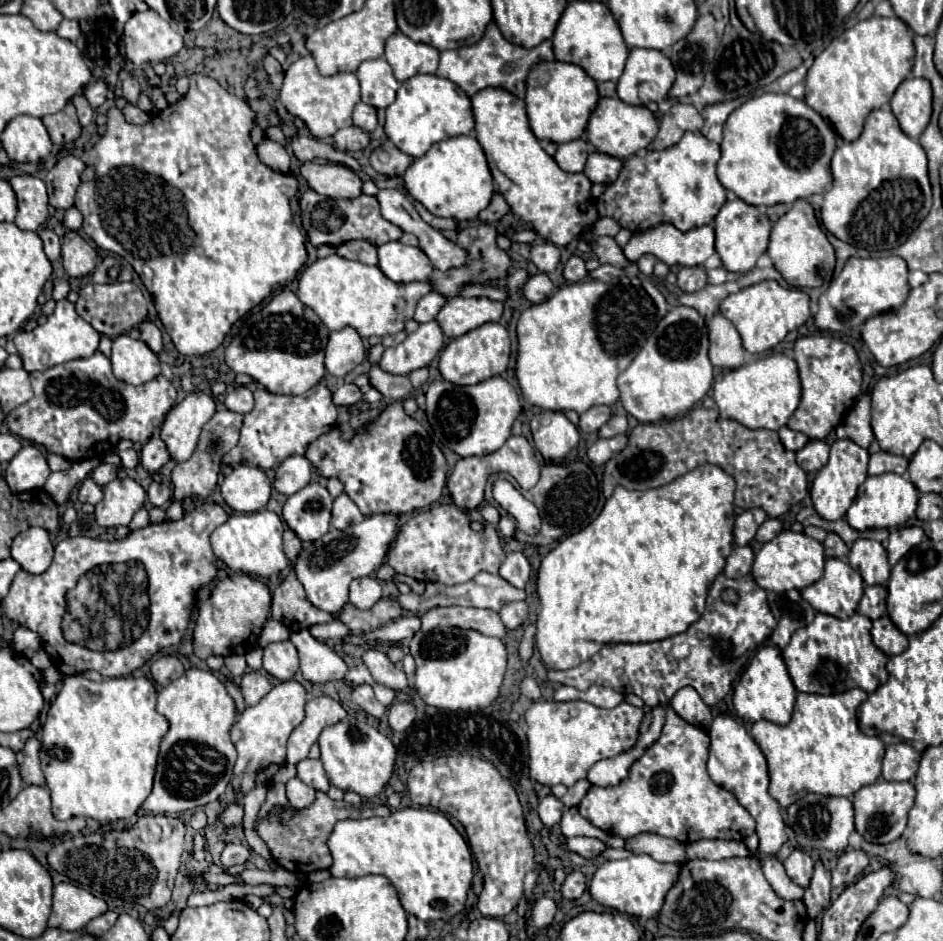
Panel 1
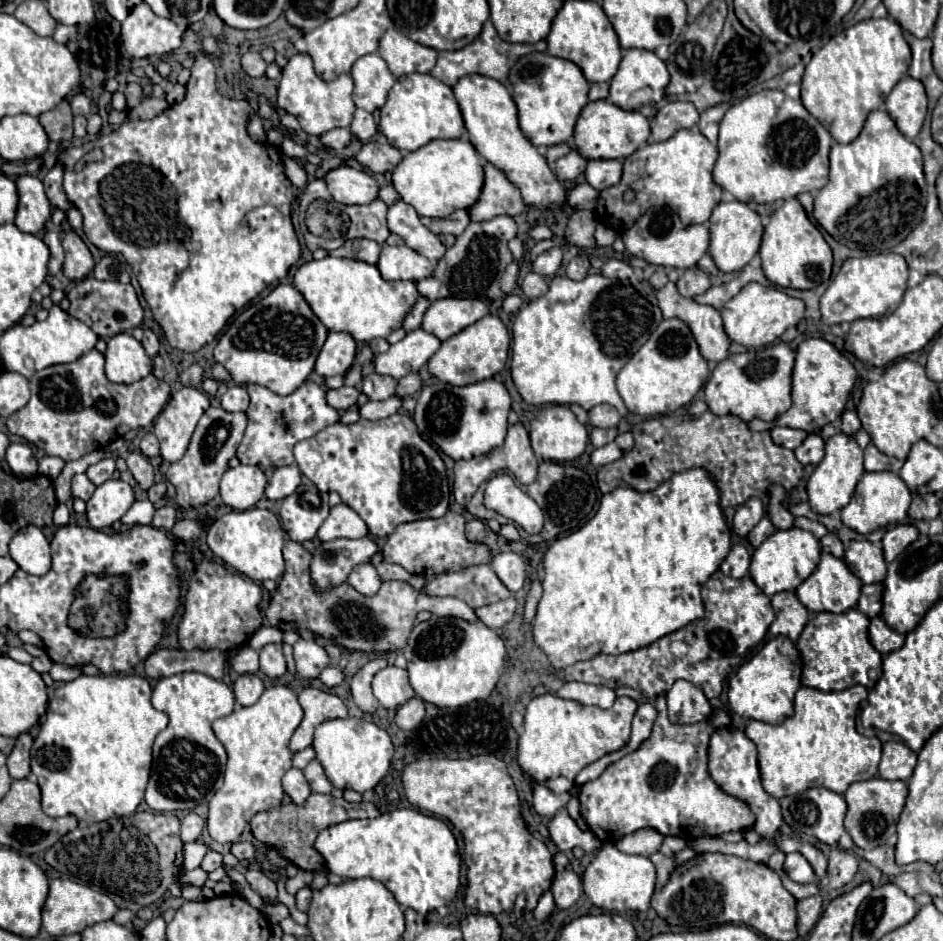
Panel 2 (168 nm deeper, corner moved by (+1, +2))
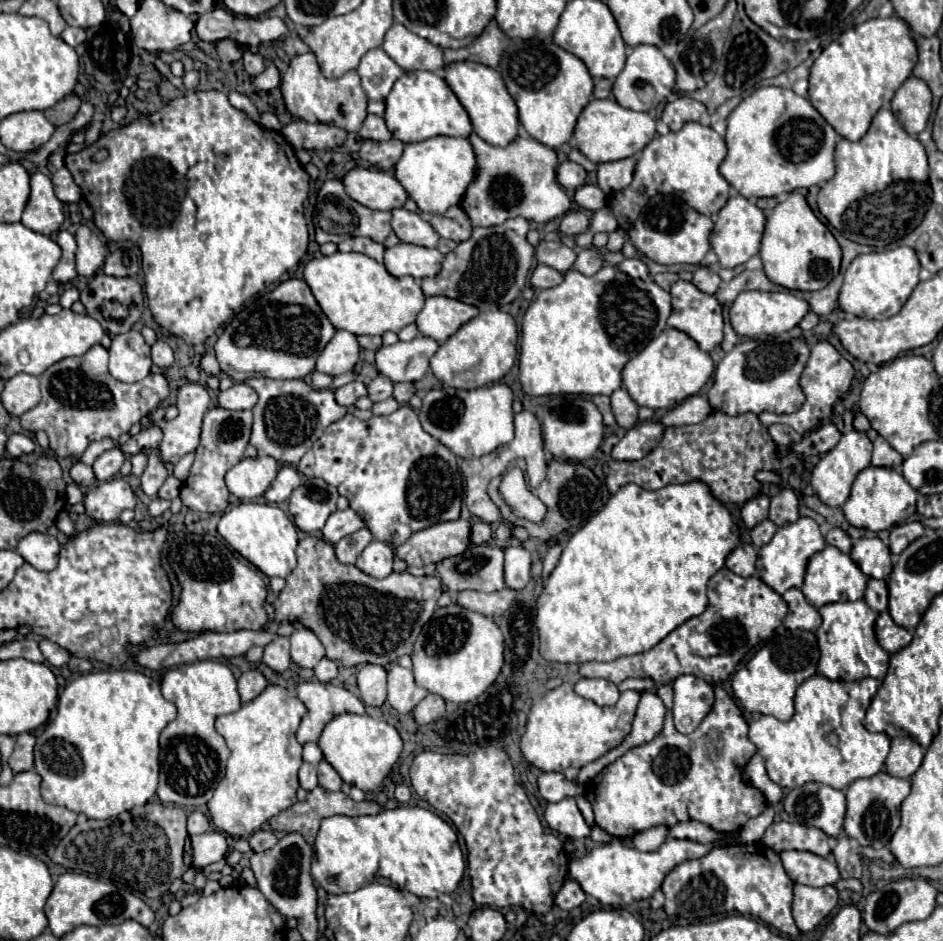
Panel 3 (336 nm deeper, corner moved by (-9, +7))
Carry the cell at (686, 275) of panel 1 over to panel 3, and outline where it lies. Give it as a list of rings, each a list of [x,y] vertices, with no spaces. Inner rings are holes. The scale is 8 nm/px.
[[[698,267],[696,269],[696,273],[694,273],[694,279],[692,279],[692,283],[700,289],[700,291],[704,291],[704,293],[716,293],[716,289],[720,287],[720,283],[722,283],[722,279],[718,277],[718,273],[716,271],[712,271],[710,267]]]

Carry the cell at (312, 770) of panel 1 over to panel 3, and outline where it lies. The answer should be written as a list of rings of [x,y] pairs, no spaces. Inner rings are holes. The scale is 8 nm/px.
[[[328,761],[318,763],[318,785],[328,791],[340,791],[342,777],[336,773],[336,769]]]

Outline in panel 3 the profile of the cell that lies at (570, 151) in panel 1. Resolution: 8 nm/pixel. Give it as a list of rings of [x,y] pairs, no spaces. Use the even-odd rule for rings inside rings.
[[[564,161],[556,171],[556,179],[564,189],[578,189],[586,181],[586,169],[578,163]]]

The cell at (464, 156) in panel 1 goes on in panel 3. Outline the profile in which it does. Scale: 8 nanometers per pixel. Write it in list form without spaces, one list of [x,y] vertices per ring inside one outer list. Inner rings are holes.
[[[432,137],[420,143],[408,143],[396,163],[396,179],[416,201],[420,211],[442,215],[448,207],[458,205],[468,185],[478,175],[474,149],[466,137]]]

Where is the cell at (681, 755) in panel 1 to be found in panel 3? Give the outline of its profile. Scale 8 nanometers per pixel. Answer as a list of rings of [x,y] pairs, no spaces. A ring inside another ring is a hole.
[[[660,685],[656,695],[666,705],[662,733],[608,765],[586,783],[596,825],[618,839],[630,839],[654,825],[676,825],[688,819],[702,821],[716,831],[740,831],[744,823],[766,809],[762,793],[742,781],[742,767],[756,753],[748,739],[748,723],[734,699],[718,685],[712,711],[690,735],[682,735],[672,723],[672,685]],[[664,767],[668,769],[664,773]]]

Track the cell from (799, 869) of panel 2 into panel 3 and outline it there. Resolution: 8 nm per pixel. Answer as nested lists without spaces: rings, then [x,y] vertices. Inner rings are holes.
[[[782,851],[780,857],[786,873],[794,883],[824,887],[824,885],[834,885],[840,879],[834,861],[826,861],[824,857],[814,855],[810,851]]]

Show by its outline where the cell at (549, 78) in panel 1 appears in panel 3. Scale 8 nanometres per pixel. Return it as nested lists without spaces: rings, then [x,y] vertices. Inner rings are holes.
[[[516,39],[508,51],[504,51],[498,71],[518,105],[522,127],[536,141],[556,149],[572,139],[576,119],[588,105],[594,91],[594,81],[582,59],[576,59],[576,55],[556,47],[552,41]]]

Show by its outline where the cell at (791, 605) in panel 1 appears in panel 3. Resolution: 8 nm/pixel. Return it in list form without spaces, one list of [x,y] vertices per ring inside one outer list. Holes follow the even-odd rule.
[[[788,589],[784,595],[784,601],[788,603],[788,615],[784,619],[784,625],[788,629],[804,629],[804,631],[816,631],[822,623],[816,607],[812,607],[800,589]]]

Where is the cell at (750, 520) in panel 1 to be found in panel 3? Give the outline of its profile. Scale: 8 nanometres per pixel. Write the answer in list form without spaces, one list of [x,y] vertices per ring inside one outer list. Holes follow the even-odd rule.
[[[758,495],[756,499],[750,499],[742,507],[742,521],[744,521],[744,525],[748,529],[752,529],[760,521],[764,521],[768,517],[768,505],[770,505],[770,499],[766,495]]]

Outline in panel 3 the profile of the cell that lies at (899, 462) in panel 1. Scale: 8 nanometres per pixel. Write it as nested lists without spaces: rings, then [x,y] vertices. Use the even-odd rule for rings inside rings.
[[[878,437],[874,441],[874,453],[872,453],[872,465],[874,467],[892,467],[894,471],[902,471],[904,457],[888,445],[886,439]]]

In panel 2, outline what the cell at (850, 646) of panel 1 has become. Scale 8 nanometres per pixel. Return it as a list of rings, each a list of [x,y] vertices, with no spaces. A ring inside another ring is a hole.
[[[856,608],[842,614],[812,612],[804,632],[798,638],[798,650],[804,660],[802,684],[824,692],[846,690],[856,684],[872,690],[882,676],[882,656],[868,640],[868,624],[868,616],[862,616]]]

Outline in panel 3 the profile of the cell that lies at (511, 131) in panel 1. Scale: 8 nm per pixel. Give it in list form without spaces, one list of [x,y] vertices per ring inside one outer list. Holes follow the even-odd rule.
[[[452,63],[448,71],[444,71],[446,83],[456,91],[456,97],[460,103],[464,103],[464,109],[470,115],[474,133],[480,135],[486,143],[496,145],[496,147],[506,147],[510,141],[518,137],[518,107],[512,95],[508,93],[502,75],[492,69],[484,67],[482,63]]]

